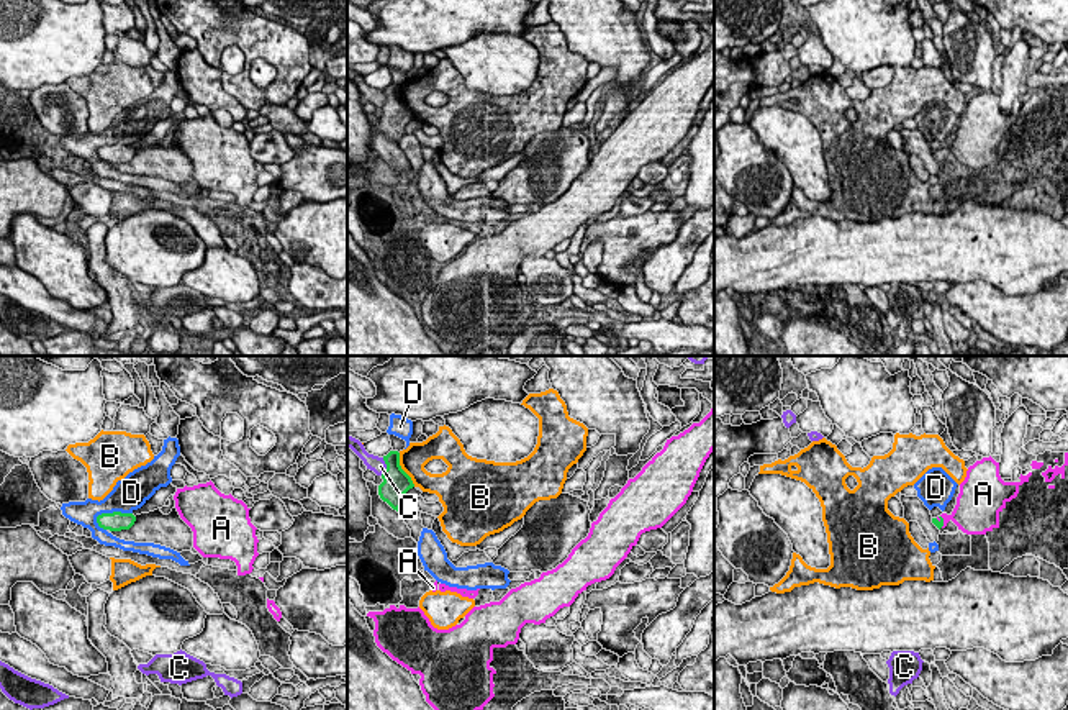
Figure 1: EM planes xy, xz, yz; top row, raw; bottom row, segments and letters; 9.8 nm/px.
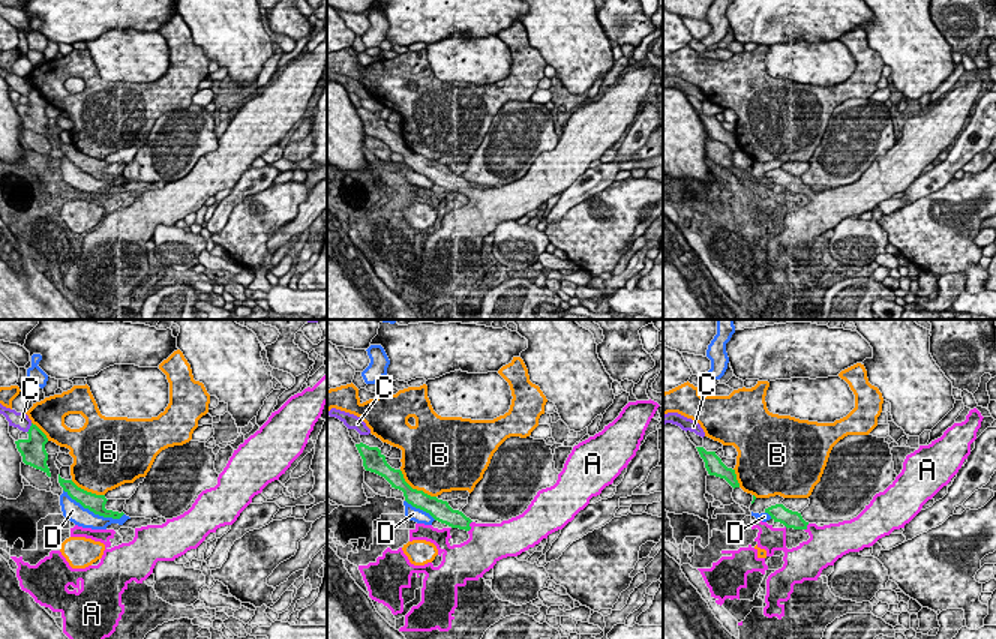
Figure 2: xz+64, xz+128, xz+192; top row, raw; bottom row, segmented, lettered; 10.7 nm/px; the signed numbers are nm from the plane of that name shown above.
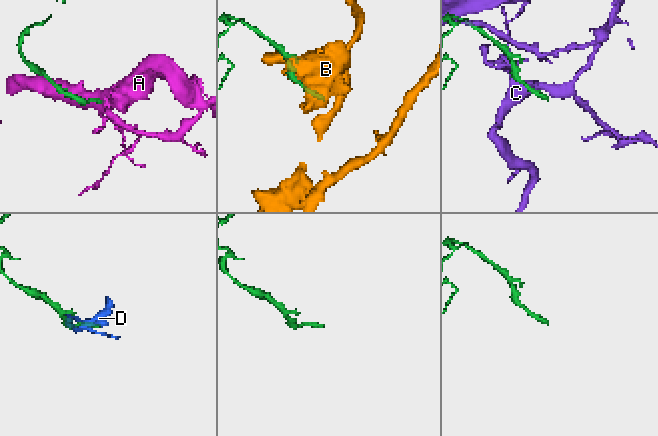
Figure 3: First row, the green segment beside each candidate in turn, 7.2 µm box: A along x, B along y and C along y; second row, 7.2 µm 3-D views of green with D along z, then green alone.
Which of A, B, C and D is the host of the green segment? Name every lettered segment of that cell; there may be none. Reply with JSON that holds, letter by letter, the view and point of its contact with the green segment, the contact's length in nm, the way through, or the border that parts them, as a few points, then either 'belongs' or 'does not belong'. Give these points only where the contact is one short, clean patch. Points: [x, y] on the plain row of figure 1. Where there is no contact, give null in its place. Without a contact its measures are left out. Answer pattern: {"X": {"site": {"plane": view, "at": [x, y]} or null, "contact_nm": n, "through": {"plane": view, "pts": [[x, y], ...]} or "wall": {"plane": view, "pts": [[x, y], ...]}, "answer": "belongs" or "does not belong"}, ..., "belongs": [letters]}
{"A": {"site": {"plane": "yz", "at": [942, 154]}, "contact_nm": 130, "answer": "belongs"}, "B": {"site": {"plane": "xz", "at": [402, 102]}, "contact_nm": 380, "answer": "does not belong"}, "C": {"site": {"plane": "xz", "at": [387, 99]}, "contact_nm": 180, "answer": "does not belong"}, "D": {"site": {"plane": "xy", "at": [113, 145]}, "contact_nm": 380, "answer": "does not belong"}, "belongs": ["A"]}

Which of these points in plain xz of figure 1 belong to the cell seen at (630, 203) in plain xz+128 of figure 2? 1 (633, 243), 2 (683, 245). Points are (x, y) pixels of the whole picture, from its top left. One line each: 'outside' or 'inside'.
1: inside
2: outside

